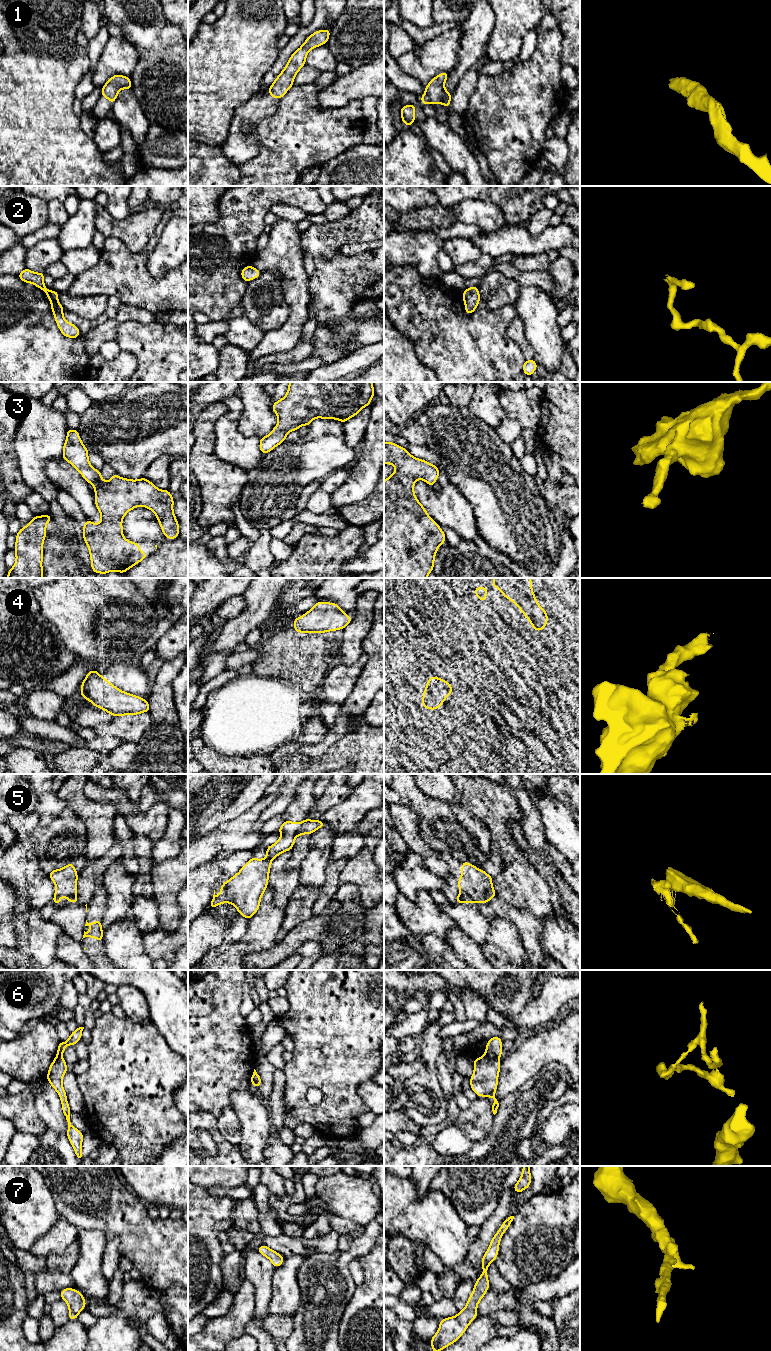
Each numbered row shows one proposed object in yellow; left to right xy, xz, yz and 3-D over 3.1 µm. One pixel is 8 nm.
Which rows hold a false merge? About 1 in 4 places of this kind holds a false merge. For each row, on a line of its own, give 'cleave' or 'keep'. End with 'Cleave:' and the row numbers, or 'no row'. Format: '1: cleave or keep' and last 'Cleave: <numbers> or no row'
1: keep
2: keep
3: keep
4: keep
5: cleave
6: cleave
7: keep
Cleave: 5, 6

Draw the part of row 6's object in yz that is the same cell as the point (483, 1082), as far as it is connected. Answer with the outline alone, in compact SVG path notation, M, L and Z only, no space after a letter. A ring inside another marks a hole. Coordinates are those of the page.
M487 1055L474 1059L474 1073L470 1077L471 1089L477 1096L492 1097L494 1103L492 1111L495 1115L500 1102L495 1098L500 1071L500 1059L491 1058Z

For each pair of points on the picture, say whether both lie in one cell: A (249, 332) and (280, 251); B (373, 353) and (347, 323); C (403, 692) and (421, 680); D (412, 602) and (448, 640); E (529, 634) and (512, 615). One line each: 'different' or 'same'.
A: different
B: different
C: same
D: same
E: same

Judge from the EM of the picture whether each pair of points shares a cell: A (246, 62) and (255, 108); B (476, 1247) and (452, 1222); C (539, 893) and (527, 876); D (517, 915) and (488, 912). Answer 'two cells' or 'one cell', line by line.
A: two cells
B: two cells
C: one cell
D: one cell

